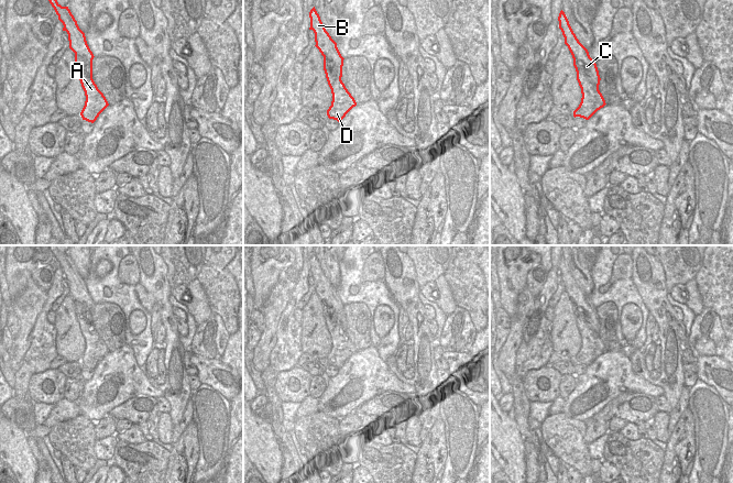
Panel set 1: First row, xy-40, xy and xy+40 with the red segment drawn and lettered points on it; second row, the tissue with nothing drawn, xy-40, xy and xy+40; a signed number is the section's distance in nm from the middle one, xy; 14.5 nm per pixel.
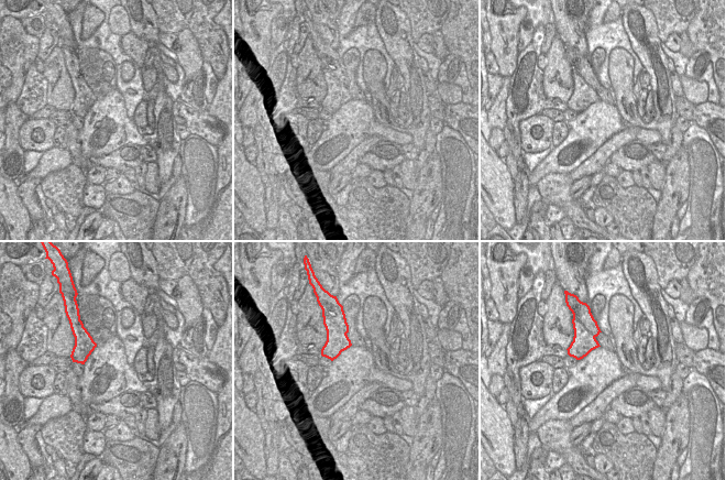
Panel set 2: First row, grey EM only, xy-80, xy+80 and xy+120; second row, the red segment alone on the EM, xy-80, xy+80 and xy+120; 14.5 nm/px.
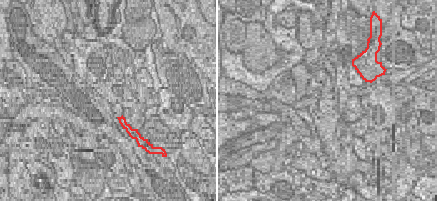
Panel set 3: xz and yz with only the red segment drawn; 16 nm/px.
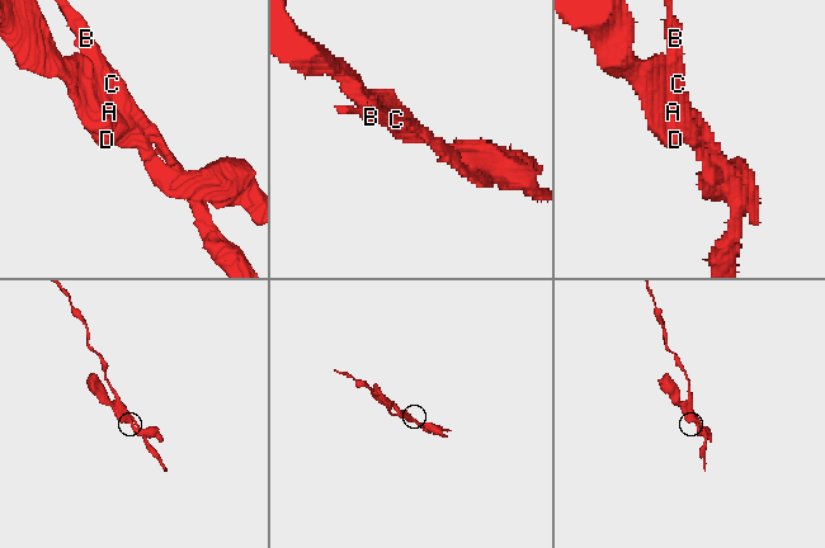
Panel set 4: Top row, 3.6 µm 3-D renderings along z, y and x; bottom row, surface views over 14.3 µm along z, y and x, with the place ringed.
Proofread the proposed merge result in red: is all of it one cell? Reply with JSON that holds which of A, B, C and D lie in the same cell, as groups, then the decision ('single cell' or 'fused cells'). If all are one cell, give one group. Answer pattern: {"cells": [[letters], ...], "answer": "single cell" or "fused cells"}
{"cells": [["A", "D"], ["B", "C"]], "answer": "fused cells"}

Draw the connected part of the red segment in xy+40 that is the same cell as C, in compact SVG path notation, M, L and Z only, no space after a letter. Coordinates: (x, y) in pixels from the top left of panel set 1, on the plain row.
M562 256L559 260L558 267L559 275L565 284L565 290L572 301L575 315L599 333L601 325L595 307L590 304L588 296L577 285Z

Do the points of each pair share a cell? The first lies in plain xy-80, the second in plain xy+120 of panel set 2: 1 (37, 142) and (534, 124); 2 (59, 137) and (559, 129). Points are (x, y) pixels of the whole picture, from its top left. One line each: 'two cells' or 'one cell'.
1: one cell
2: one cell

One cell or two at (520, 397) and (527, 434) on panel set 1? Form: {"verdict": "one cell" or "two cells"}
{"verdict": "one cell"}

